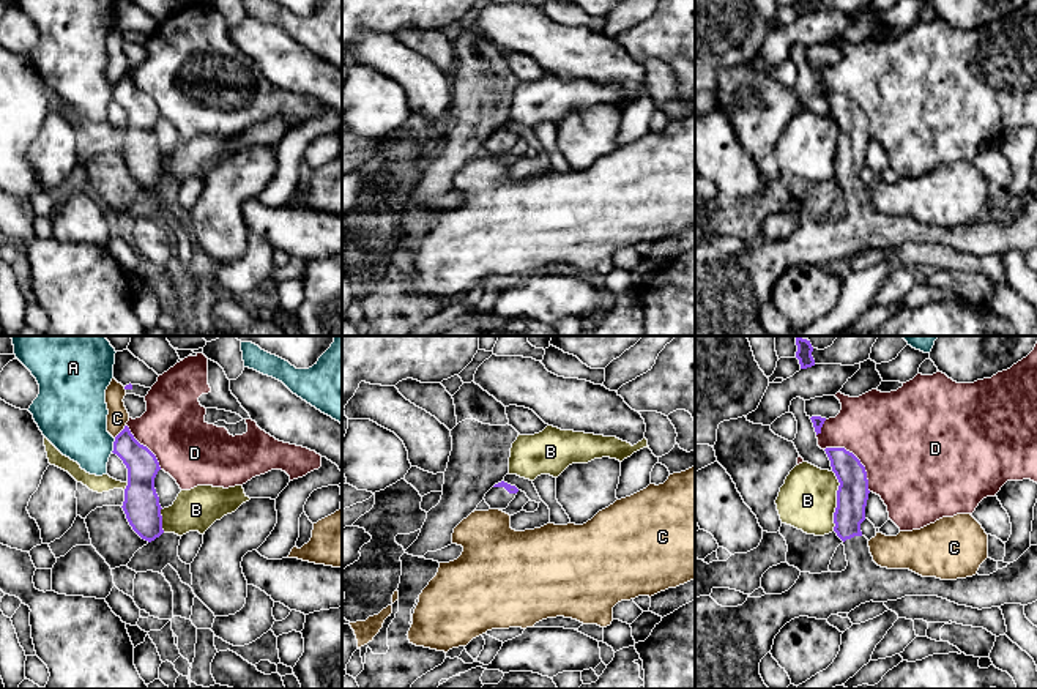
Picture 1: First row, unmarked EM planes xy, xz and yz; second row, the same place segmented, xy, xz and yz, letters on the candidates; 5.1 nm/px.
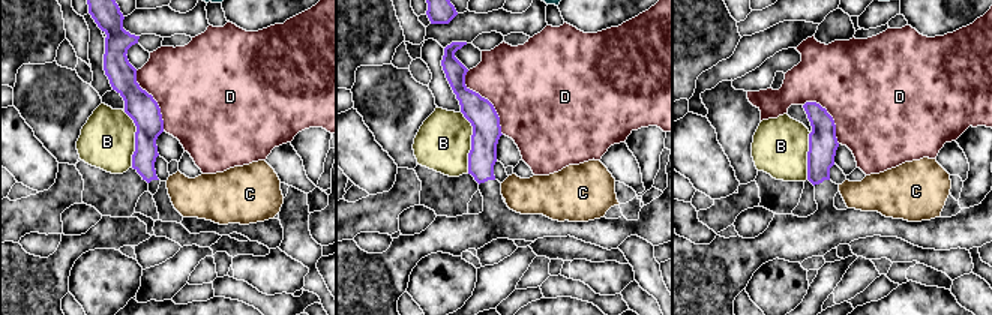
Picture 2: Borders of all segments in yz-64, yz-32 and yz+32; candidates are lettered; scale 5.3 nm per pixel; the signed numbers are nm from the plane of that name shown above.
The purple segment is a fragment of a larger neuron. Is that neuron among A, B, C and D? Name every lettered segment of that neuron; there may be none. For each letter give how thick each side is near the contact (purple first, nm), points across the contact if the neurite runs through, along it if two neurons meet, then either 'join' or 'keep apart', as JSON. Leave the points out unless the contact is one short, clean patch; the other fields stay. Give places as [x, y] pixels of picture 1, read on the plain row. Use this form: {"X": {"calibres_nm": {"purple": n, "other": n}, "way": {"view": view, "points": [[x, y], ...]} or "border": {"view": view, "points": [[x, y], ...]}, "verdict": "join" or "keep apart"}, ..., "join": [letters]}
{"A": {"calibres_nm": {"purple": 160, "other": 340}, "verdict": "keep apart"}, "B": {"calibres_nm": {"purple": 160, "other": 300}, "border": {"view": "yz", "points": [[832, 117], [839, 130], [834, 177]]}, "verdict": "keep apart"}, "C": {"calibres_nm": {"purple": 160, "other": 110}, "border": {"view": "xy", "points": [[125, 71], [114, 84]]}, "verdict": "keep apart"}, "D": {"calibres_nm": {"purple": 160, "other": 480}, "border": {"view": "yz", "points": [[825, 95], [848, 96], [864, 114], [870, 137]]}, "verdict": "keep apart"}, "join": []}

